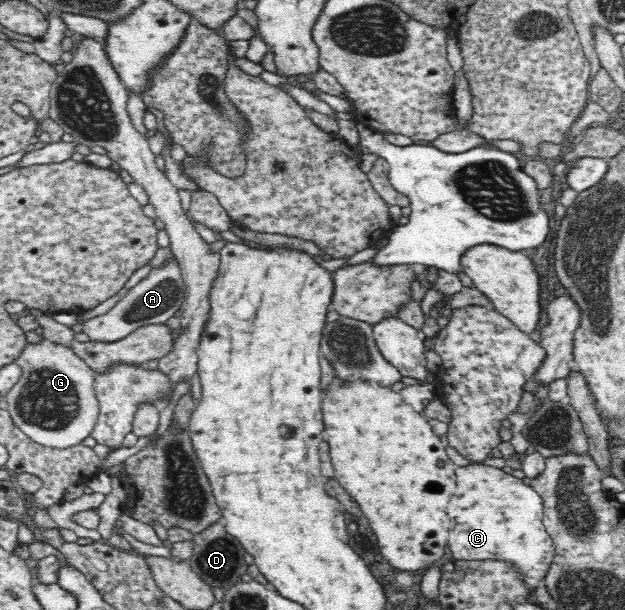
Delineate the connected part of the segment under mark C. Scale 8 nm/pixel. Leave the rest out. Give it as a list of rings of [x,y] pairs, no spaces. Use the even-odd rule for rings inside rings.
[[[470,463],[458,466],[456,490],[448,500],[448,549],[453,559],[502,561],[522,577],[530,589],[545,580],[553,564],[555,546],[543,523],[544,505],[540,495],[522,479],[501,468]]]

